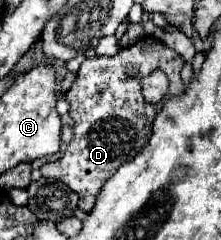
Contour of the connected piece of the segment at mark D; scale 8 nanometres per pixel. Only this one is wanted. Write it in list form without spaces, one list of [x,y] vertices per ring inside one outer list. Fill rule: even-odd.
[[[143,37],[135,45],[121,49],[119,53],[111,57],[91,57],[85,59],[77,71],[77,79],[71,85],[71,89],[65,93],[65,99],[69,101],[71,109],[69,115],[73,119],[73,131],[75,137],[65,149],[63,157],[51,163],[41,165],[41,175],[59,179],[65,185],[69,185],[79,195],[79,209],[87,211],[95,205],[105,181],[127,161],[131,161],[141,149],[147,145],[151,137],[151,125],[155,115],[163,109],[165,101],[171,101],[181,95],[183,81],[179,77],[185,61],[183,57],[167,47],[165,43]],[[133,65],[139,69],[135,77],[127,75],[127,67]],[[155,69],[161,69],[169,79],[169,93],[165,101],[153,105],[147,103],[141,95],[141,81],[153,73]]]

